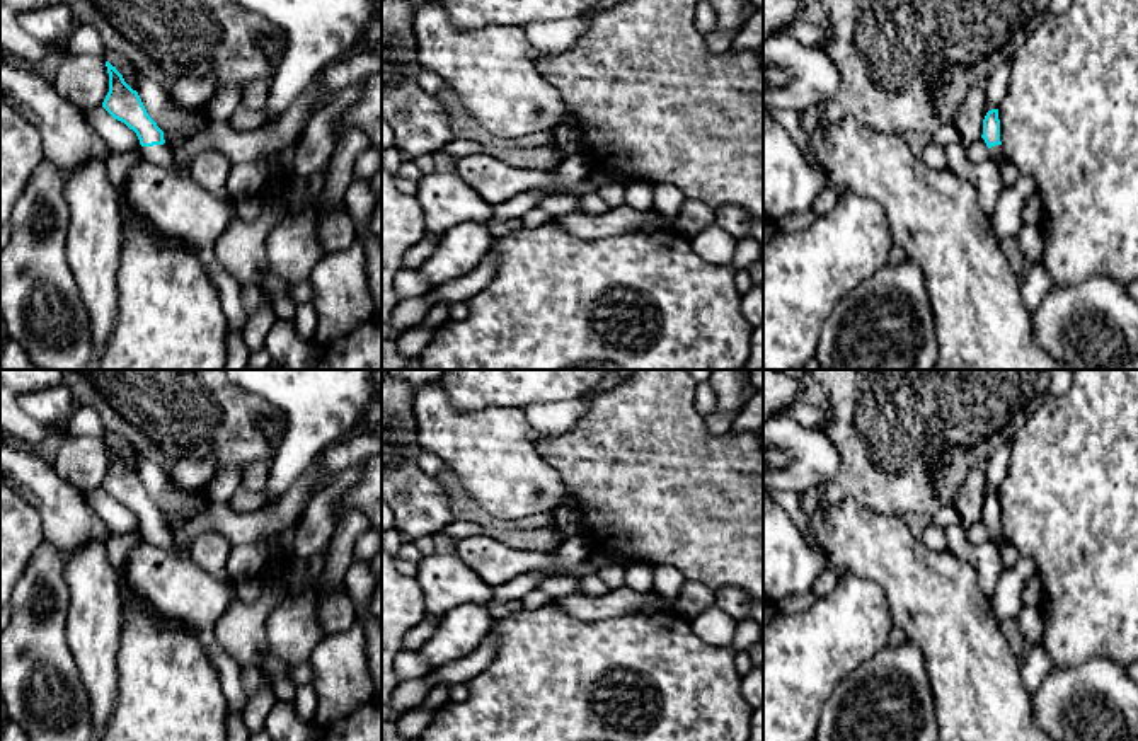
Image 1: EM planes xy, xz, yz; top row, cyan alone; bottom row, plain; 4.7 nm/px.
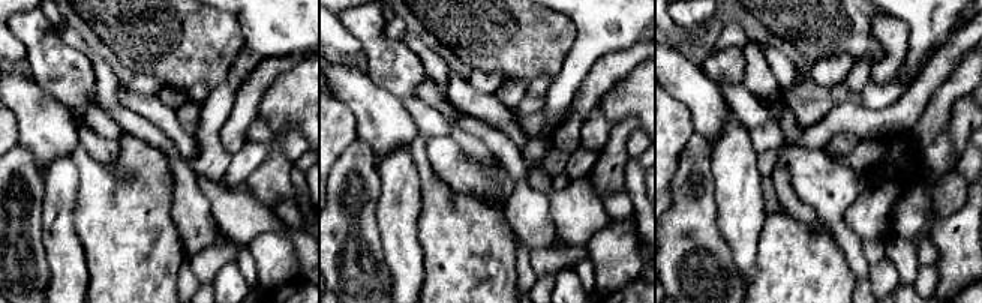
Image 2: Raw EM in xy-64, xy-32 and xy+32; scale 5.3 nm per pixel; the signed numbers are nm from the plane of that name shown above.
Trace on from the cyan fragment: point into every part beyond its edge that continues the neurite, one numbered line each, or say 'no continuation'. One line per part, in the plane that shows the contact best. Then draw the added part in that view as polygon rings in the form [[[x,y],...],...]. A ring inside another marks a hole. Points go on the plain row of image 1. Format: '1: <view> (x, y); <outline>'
1: xy (159, 537); [[[169,526],[141,528],[141,540],[155,549],[165,550],[169,555],[184,559],[191,557],[187,550],[179,550],[174,543],[174,535]]]

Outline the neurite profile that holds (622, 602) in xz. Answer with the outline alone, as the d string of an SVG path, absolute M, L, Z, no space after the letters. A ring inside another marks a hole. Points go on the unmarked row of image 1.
M627 586L610 589L603 596L571 595L555 605L578 620L606 620L630 615L652 615L675 610L675 601L656 593L639 595Z

